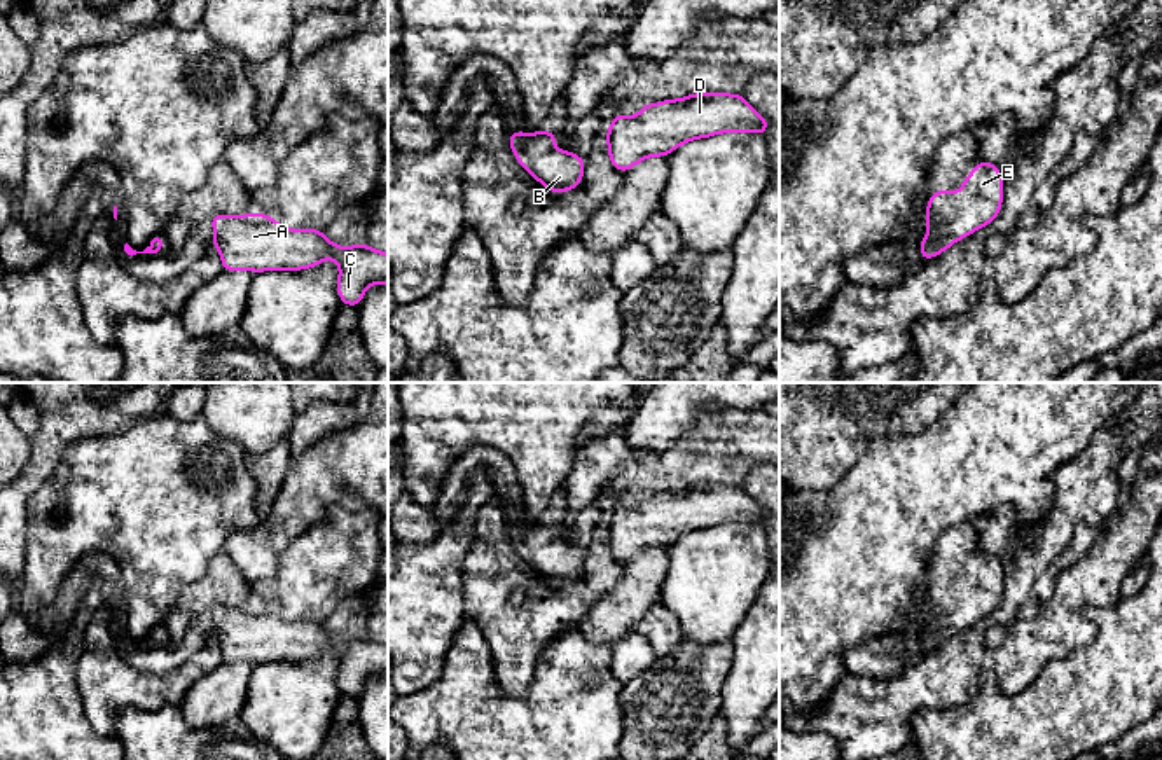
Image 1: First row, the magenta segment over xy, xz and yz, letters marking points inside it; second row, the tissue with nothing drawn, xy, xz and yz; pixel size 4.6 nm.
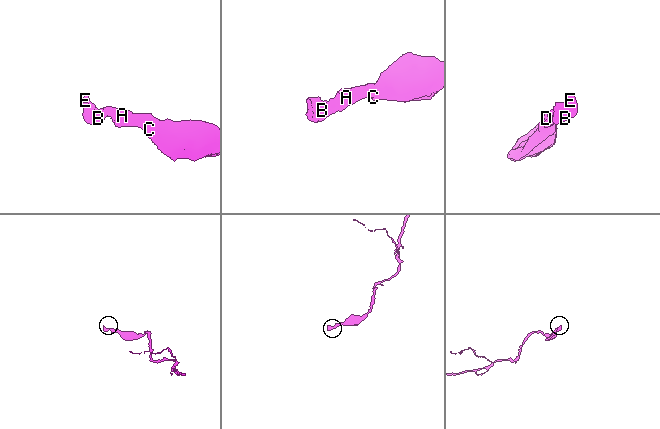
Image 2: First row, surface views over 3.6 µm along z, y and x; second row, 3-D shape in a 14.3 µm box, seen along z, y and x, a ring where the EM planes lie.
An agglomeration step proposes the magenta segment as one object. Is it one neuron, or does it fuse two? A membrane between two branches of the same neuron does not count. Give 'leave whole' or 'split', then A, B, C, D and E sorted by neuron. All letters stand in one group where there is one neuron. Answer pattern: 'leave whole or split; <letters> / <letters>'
leave whole; A B C D E

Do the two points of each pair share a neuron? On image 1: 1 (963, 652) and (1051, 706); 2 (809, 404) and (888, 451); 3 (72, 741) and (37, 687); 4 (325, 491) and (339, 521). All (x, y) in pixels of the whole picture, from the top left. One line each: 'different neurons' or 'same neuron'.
1: different neurons
2: different neurons
3: same neuron
4: different neurons

